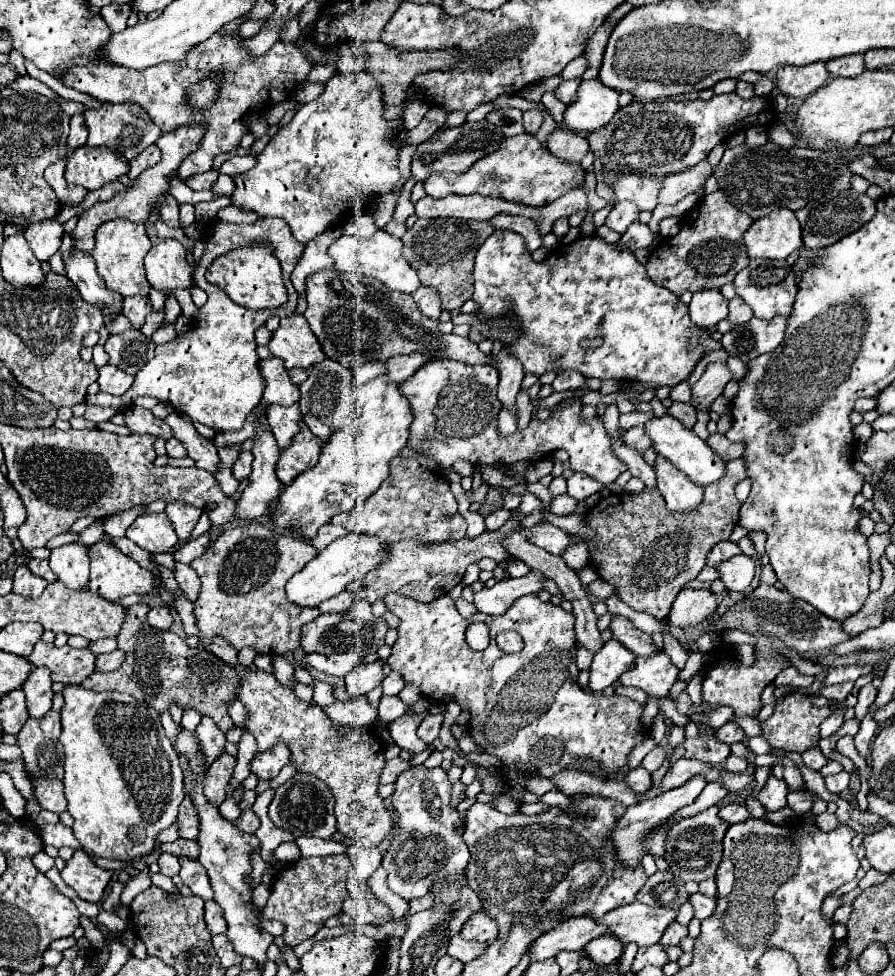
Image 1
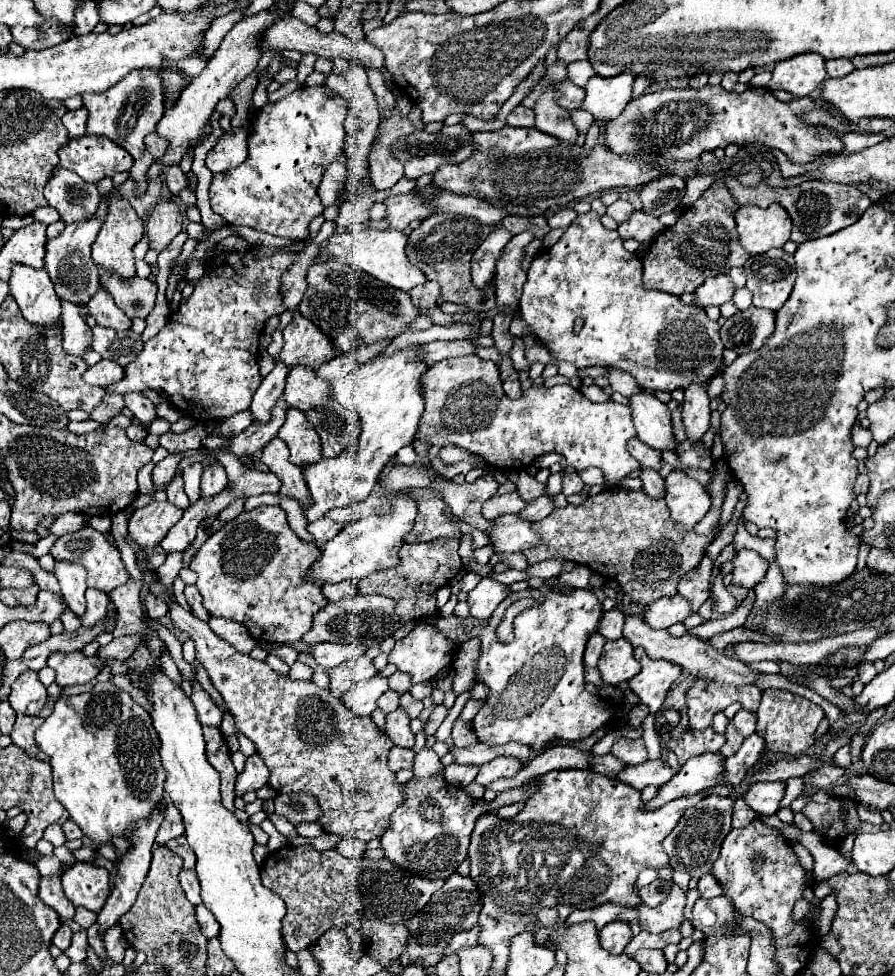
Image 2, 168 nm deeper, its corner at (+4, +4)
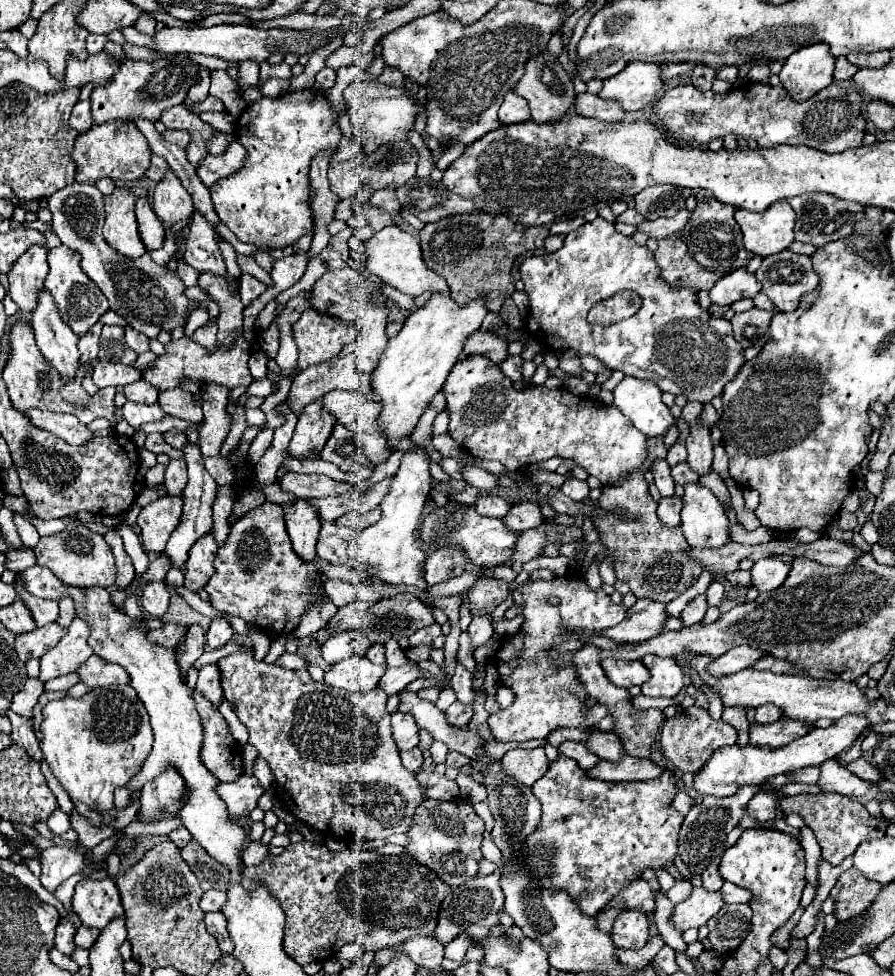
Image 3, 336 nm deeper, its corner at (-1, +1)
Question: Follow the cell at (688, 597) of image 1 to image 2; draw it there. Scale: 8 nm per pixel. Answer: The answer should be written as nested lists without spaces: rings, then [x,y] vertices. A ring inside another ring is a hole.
[[[675,595],[675,597],[659,599],[653,605],[645,607],[645,613],[641,617],[655,629],[667,629],[673,623],[683,623],[689,615],[693,615],[693,611],[687,599]]]

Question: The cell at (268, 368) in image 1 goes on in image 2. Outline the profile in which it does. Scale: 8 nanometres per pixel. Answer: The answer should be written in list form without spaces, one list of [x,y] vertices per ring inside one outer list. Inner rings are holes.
[[[289,367],[287,373],[287,385],[283,397],[287,399],[287,405],[293,409],[309,409],[327,403],[327,391],[331,385],[323,379],[319,379],[311,369],[307,367]]]

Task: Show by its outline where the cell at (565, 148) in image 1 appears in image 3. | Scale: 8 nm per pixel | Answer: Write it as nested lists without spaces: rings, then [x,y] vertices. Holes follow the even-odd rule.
[[[548,48],[544,52],[540,52],[538,56],[532,56],[532,60],[528,60],[524,64],[524,74],[518,80],[514,92],[528,102],[532,118],[536,122],[552,122],[552,120],[562,118],[568,112],[568,108],[572,106],[574,96],[576,96],[574,86],[572,86],[572,82],[568,78],[568,72],[562,68],[558,58],[554,58],[550,54]]]

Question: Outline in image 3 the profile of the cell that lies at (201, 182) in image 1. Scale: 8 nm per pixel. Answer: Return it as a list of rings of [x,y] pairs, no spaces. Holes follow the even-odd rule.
[[[152,156],[152,164],[150,164],[150,168],[146,170],[146,178],[158,182],[158,180],[164,178],[166,170],[168,170],[168,162],[166,162],[164,158],[160,158],[160,156]]]

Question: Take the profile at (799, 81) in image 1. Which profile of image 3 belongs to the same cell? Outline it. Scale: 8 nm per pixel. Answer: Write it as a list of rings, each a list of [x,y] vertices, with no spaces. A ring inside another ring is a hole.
[[[824,42],[804,46],[786,58],[780,70],[780,82],[796,102],[804,102],[834,82],[834,62],[836,58],[832,58]]]

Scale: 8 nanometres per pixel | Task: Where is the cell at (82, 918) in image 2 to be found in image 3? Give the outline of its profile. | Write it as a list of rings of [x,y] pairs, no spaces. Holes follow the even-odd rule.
[[[80,926],[78,932],[76,932],[76,936],[74,936],[74,944],[76,944],[78,948],[90,950],[90,948],[94,946],[98,934],[100,934],[100,932],[98,932],[96,928],[84,928],[84,926]]]

